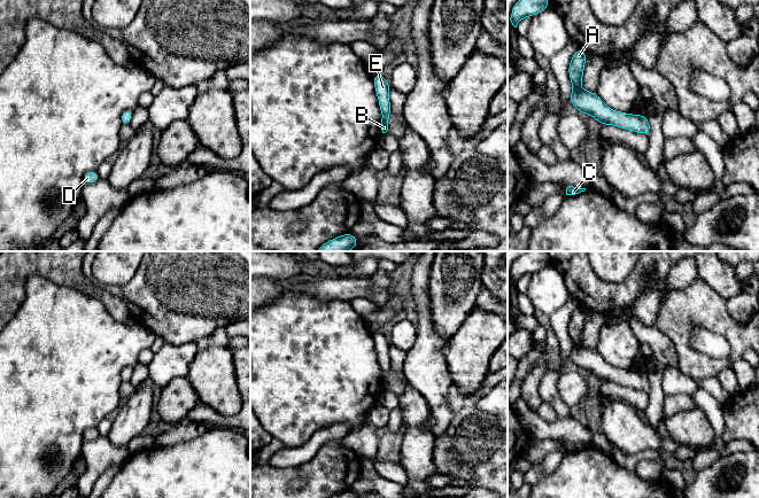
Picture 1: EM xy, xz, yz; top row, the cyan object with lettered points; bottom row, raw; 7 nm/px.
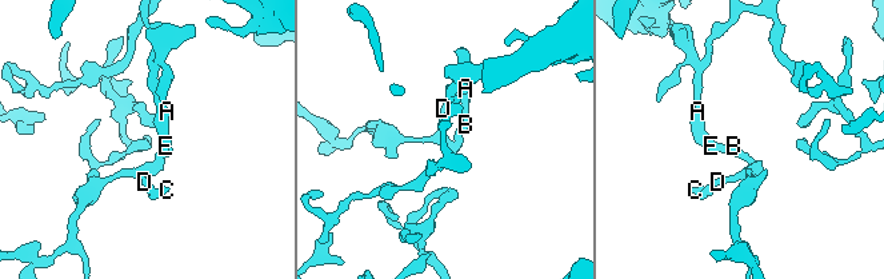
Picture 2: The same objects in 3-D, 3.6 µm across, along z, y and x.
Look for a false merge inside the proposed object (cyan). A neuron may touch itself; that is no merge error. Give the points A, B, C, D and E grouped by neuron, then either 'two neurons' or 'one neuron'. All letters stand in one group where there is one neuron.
A B C D E | one neuron

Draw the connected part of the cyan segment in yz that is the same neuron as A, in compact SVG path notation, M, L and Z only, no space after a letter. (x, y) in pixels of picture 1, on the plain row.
M580 304L572 312L568 324L568 333L573 342L570 359L581 371L590 372L602 382L614 382L625 387L649 392L651 384L645 372L634 372L612 367L601 357L597 350L581 345L587 312L588 311Z

